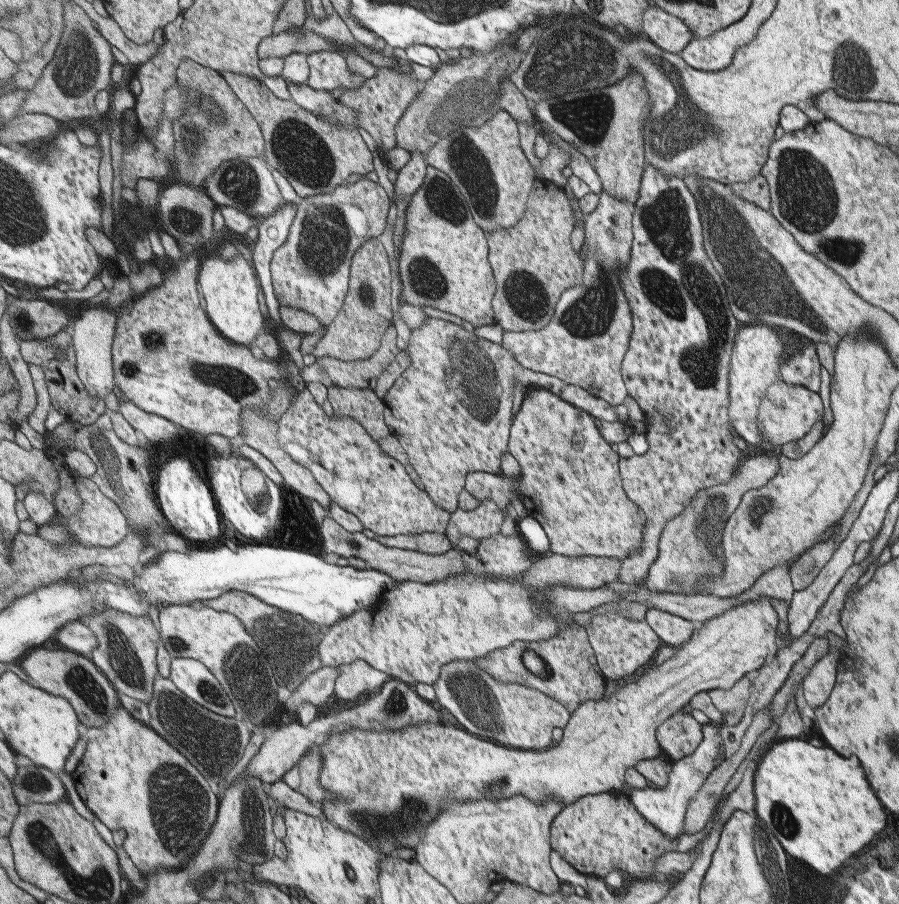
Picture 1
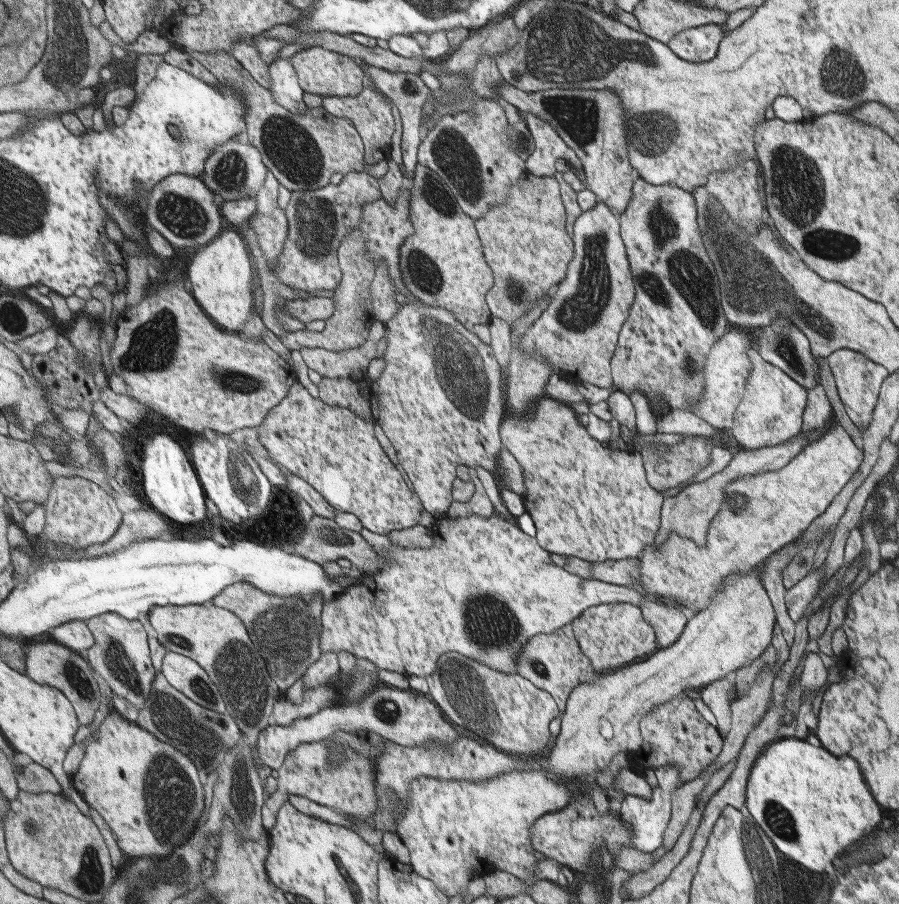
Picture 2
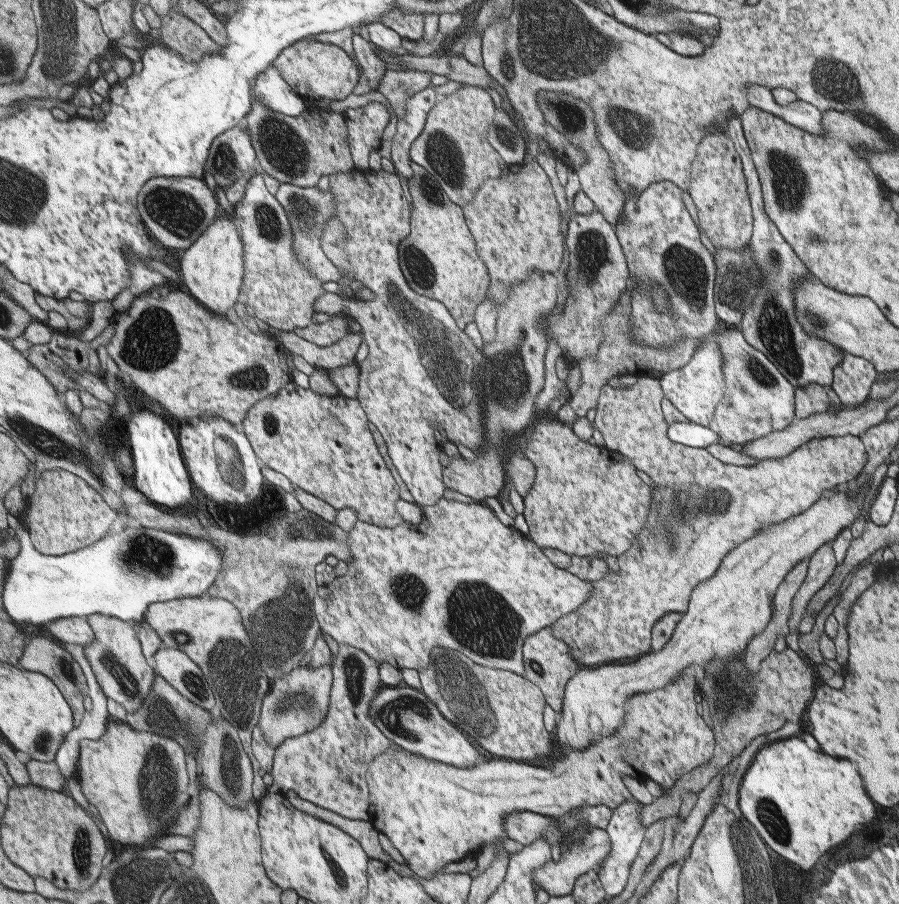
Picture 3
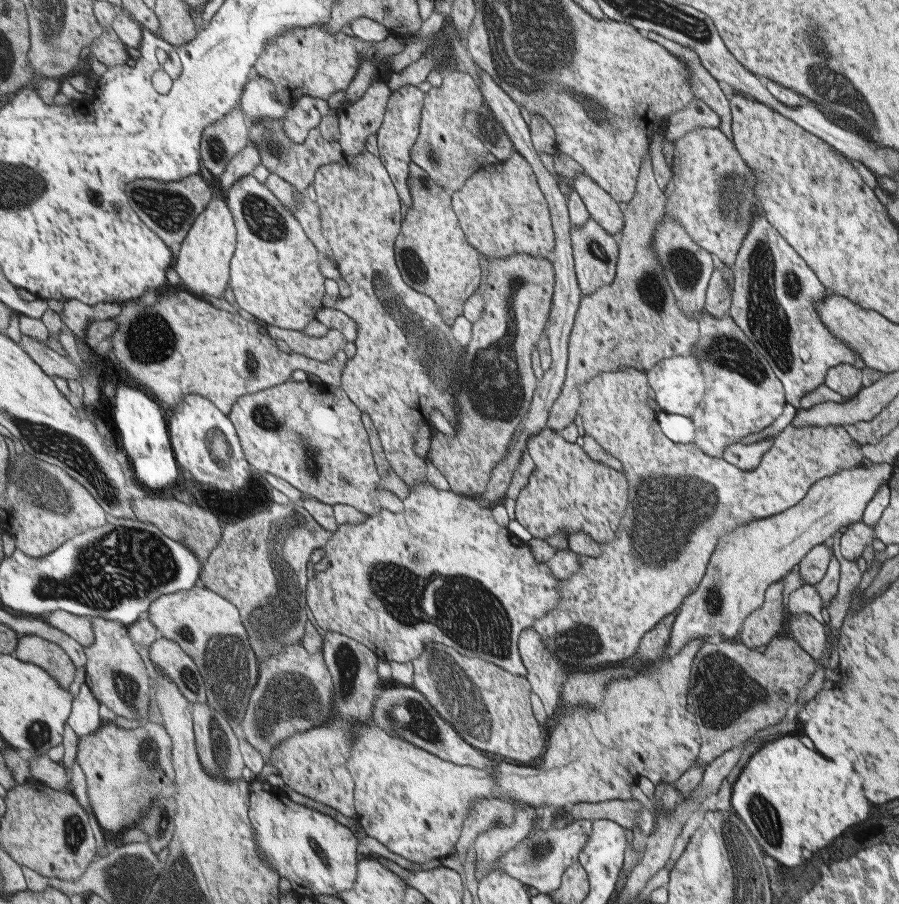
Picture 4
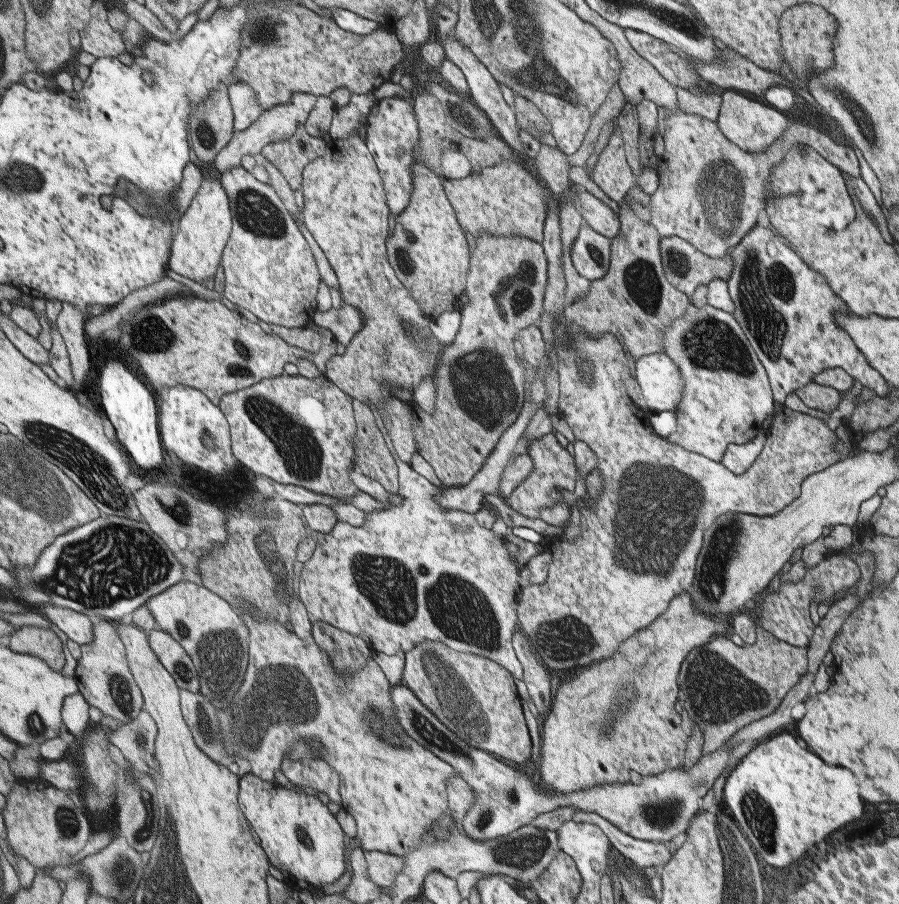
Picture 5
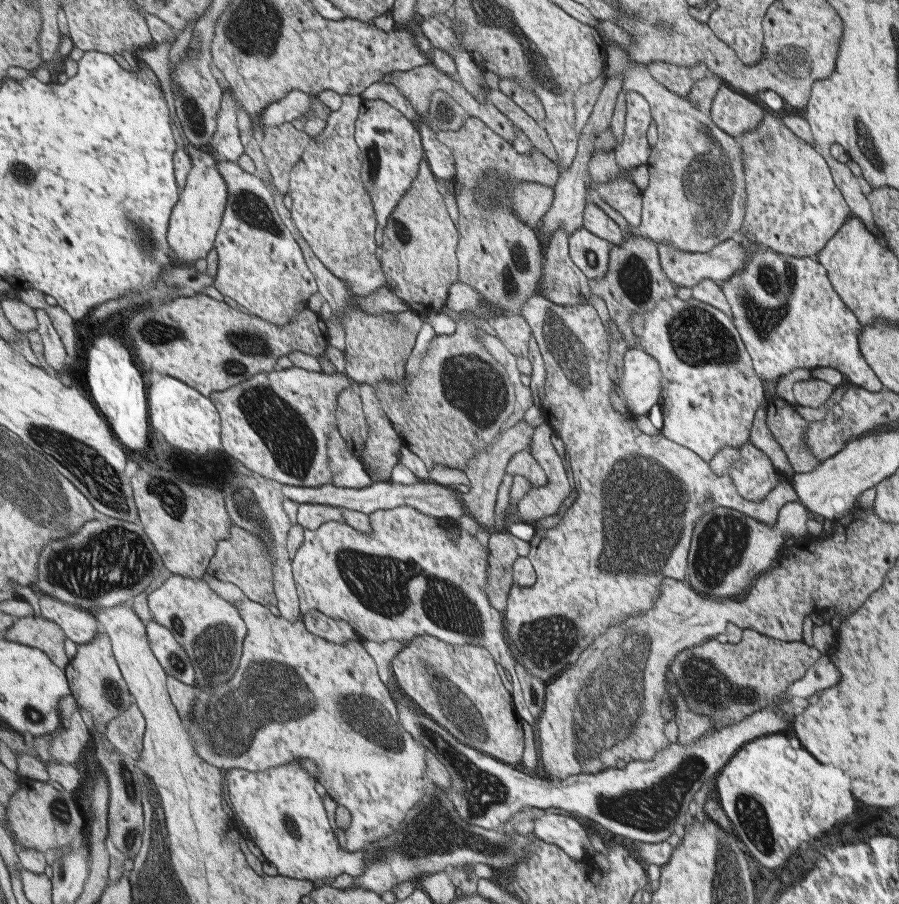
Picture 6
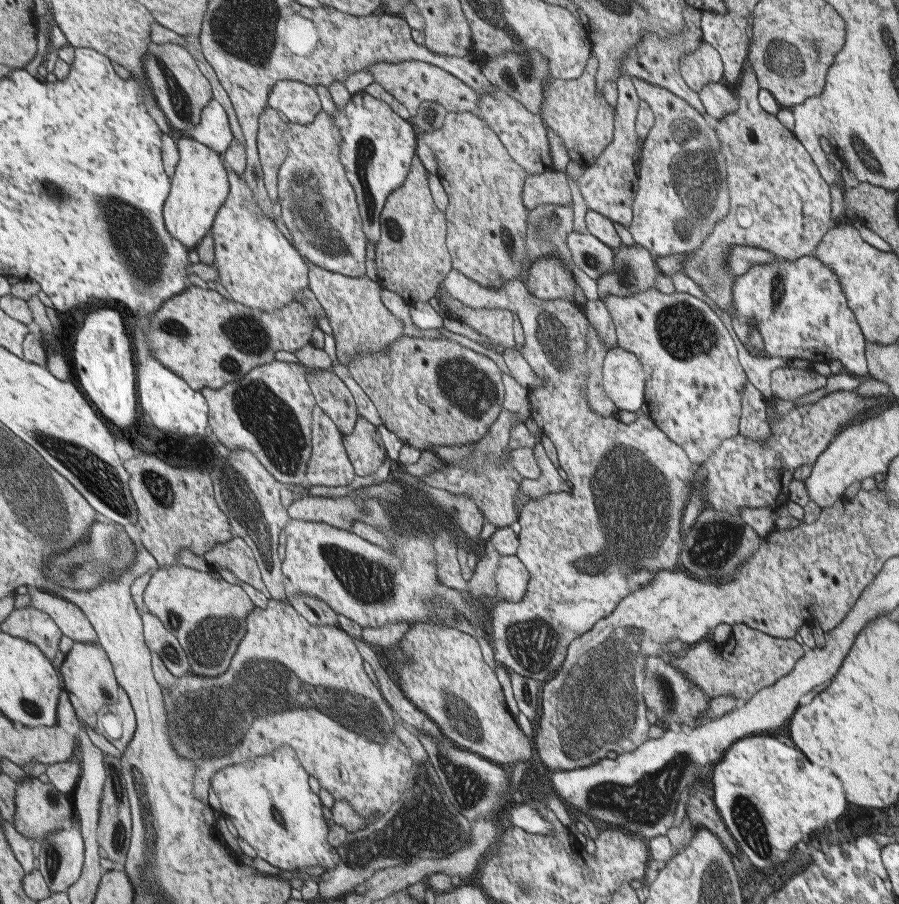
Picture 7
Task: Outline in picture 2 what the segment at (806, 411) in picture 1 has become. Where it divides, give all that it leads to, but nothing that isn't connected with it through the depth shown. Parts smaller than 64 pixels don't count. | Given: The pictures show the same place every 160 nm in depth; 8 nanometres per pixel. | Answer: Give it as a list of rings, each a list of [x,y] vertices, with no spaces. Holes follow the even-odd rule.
[[[755,348],[746,350],[746,355],[752,362],[752,370],[746,378],[743,394],[740,395],[740,404],[731,417],[732,427],[725,431],[745,449],[775,446],[801,434],[803,414],[808,402],[807,389],[799,386],[779,368],[760,357]]]

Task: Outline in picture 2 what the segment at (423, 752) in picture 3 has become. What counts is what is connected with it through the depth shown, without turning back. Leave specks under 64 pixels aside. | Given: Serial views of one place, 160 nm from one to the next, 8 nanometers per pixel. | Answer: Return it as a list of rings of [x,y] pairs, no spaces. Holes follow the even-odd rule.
[[[386,686],[369,694],[358,705],[327,707],[313,716],[296,720],[289,726],[269,725],[261,731],[257,746],[252,750],[256,767],[266,766],[271,770],[279,770],[283,767],[287,755],[298,746],[302,746],[305,742],[321,742],[340,730],[345,732],[368,730],[385,739],[410,747],[426,745],[427,741],[437,740],[448,745],[456,741],[459,735],[457,730],[443,718],[437,705],[420,691]]]

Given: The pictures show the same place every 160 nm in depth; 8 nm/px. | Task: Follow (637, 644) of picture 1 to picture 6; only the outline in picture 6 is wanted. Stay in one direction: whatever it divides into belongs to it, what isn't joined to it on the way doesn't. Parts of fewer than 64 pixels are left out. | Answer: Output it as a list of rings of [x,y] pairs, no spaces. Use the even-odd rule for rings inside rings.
[[[538,294],[528,300],[521,316],[531,326],[544,361],[545,395],[540,406],[545,414],[545,423],[563,442],[577,493],[558,525],[552,529],[535,525],[536,533],[529,542],[531,552],[525,556],[533,561],[535,582],[533,586],[516,590],[508,598],[504,612],[508,644],[519,650],[521,664],[544,682],[553,680],[557,672],[569,668],[595,636],[619,625],[631,615],[650,610],[656,598],[660,598],[662,577],[689,580],[687,556],[691,530],[712,506],[732,508],[772,527],[780,508],[785,503],[797,501],[797,495],[789,481],[781,479],[763,500],[746,500],[737,493],[728,474],[716,475],[708,461],[697,456],[692,449],[661,435],[647,436],[637,430],[627,410],[625,414],[619,414],[610,403],[609,388],[614,385],[604,368],[609,356],[606,330],[603,330],[603,324],[590,304],[559,306]],[[773,396],[767,400],[766,427],[773,440],[779,444],[795,473],[813,471],[820,464],[805,444],[805,434],[809,431],[809,423],[795,411],[795,408]]]

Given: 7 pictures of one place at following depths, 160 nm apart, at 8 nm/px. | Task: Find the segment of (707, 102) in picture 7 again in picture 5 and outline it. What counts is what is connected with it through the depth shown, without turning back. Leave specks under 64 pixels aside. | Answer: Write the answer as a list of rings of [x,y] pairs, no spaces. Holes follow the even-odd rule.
[[[729,89],[720,91],[720,97],[721,102],[716,123],[724,136],[739,149],[749,153],[763,153],[773,141],[777,141],[783,135],[789,119],[780,111]]]

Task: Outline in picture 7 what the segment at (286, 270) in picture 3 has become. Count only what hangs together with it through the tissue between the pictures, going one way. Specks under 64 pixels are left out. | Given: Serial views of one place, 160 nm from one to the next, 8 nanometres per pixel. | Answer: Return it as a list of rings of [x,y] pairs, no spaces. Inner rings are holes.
[[[231,170],[228,180],[228,200],[217,214],[211,232],[216,242],[214,264],[219,271],[219,282],[237,302],[263,312],[276,312],[294,302],[298,292],[310,289],[309,261],[277,228],[277,223],[260,210],[253,189],[243,176]]]

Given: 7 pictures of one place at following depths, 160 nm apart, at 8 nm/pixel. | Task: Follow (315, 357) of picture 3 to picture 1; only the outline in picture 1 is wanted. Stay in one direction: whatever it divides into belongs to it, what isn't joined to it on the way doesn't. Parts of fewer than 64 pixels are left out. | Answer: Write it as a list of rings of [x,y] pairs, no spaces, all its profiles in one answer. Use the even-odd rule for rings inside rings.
[[[391,326],[383,337],[383,344],[381,348],[371,357],[365,360],[352,360],[351,362],[345,362],[332,356],[319,356],[315,359],[315,362],[325,368],[329,378],[333,381],[334,385],[343,388],[373,388],[373,380],[377,380],[389,366],[391,362],[396,359],[396,356],[402,351],[397,346],[397,328]]]

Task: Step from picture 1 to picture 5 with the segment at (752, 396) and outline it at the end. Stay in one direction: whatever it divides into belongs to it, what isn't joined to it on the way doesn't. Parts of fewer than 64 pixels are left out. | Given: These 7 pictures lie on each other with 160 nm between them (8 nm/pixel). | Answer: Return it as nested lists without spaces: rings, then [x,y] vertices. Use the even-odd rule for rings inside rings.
[[[659,352],[640,356],[634,363],[643,407],[647,412],[675,410],[685,384],[673,360]]]

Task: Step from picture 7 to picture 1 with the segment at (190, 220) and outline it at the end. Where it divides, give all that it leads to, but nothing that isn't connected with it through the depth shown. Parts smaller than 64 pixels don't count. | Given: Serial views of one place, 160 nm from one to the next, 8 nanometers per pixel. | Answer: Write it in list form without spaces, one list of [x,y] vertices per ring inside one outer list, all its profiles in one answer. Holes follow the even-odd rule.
[[[241,250],[238,256],[230,260],[221,255],[207,257],[199,272],[199,280],[201,280],[199,284],[202,294],[205,295],[209,316],[212,316],[217,328],[231,341],[241,346],[249,346],[260,336],[265,326],[265,318],[259,308],[259,292],[261,292],[259,279],[251,264],[242,256],[242,252]]]

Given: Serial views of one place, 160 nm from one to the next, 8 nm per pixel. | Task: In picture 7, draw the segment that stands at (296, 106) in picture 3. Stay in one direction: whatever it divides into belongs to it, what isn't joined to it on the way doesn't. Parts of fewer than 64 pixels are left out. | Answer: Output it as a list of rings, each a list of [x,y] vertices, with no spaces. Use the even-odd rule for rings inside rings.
[[[215,99],[203,109],[201,124],[191,128],[188,133],[194,140],[208,145],[209,148],[221,154],[229,151],[234,140],[229,116],[225,108]]]

